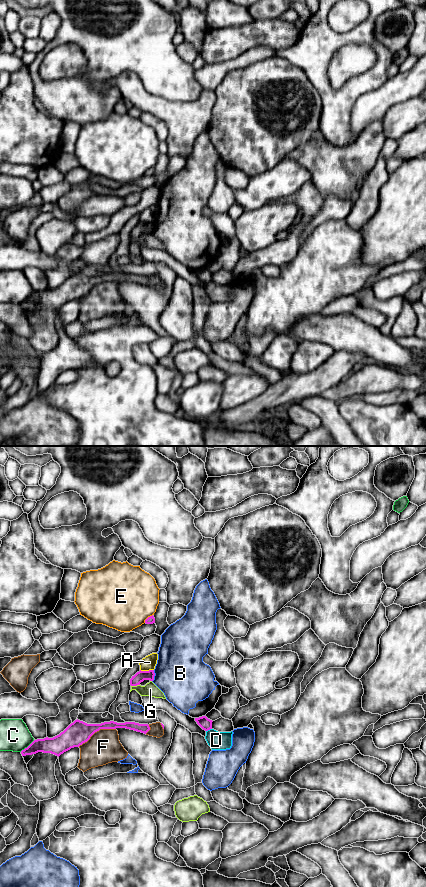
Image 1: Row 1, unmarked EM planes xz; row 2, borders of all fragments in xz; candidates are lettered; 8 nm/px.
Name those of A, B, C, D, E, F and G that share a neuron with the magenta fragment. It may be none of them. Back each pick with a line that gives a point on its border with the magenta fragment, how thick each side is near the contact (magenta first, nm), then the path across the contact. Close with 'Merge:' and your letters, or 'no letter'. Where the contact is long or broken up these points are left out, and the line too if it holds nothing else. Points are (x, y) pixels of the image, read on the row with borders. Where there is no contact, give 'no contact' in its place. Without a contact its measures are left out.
Merge: no letter

